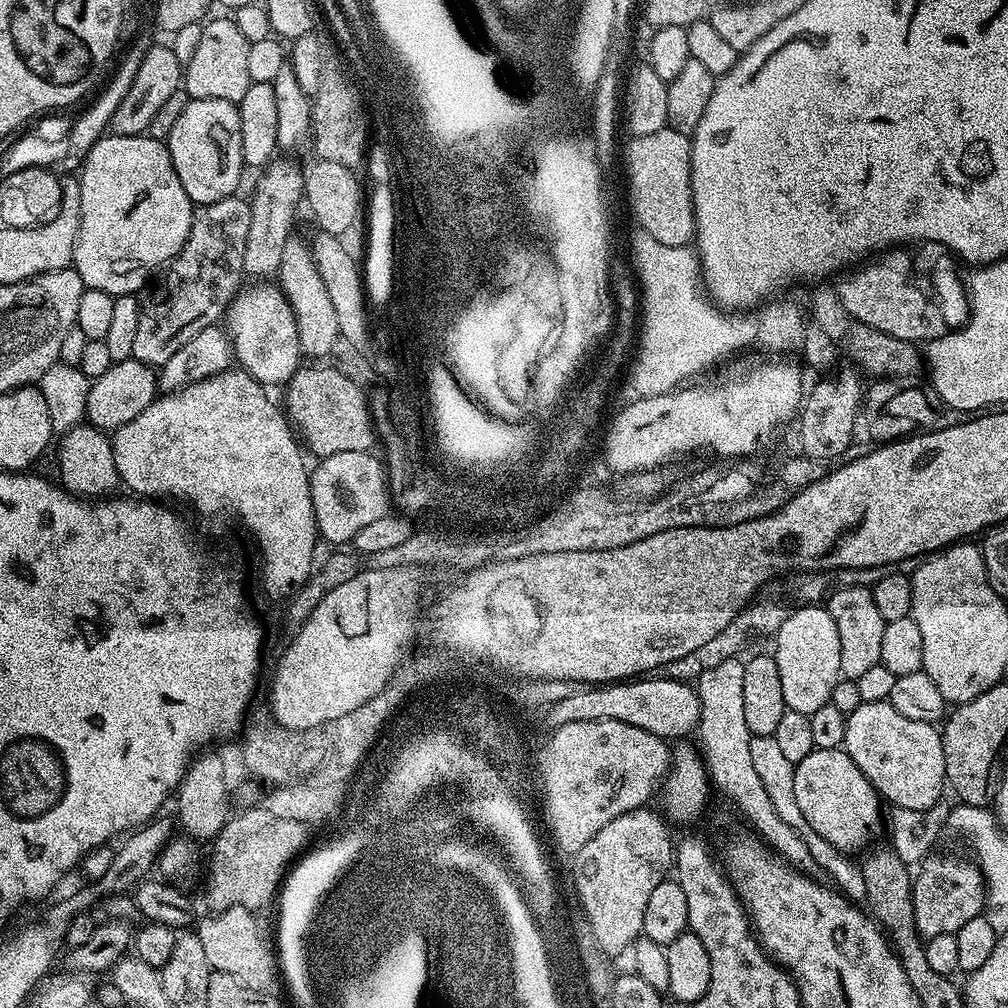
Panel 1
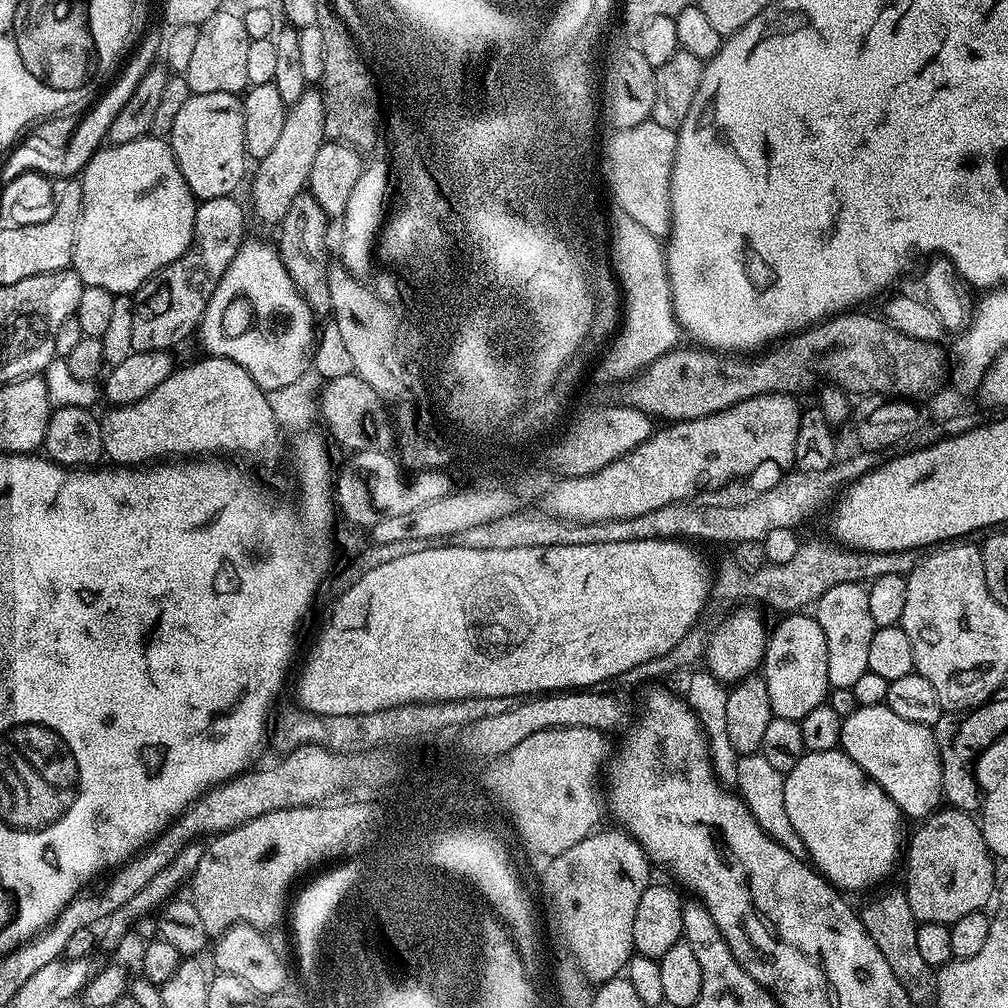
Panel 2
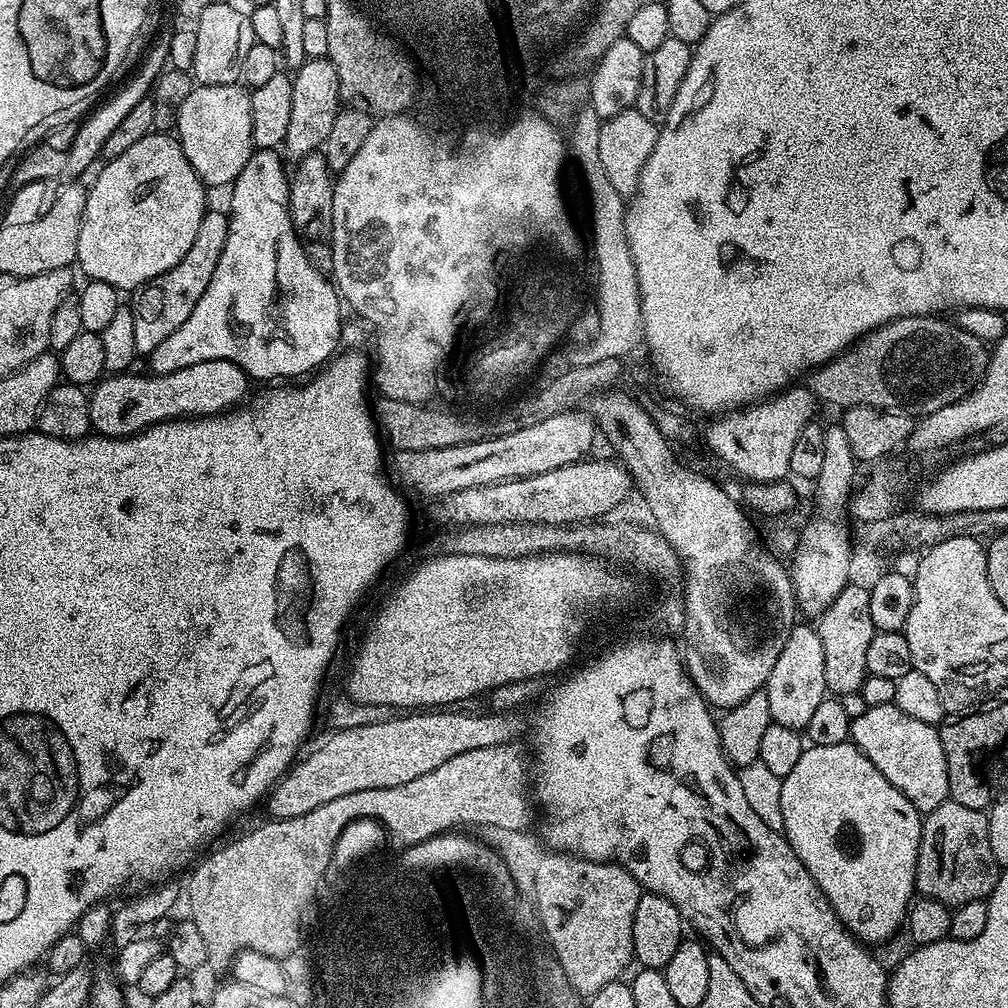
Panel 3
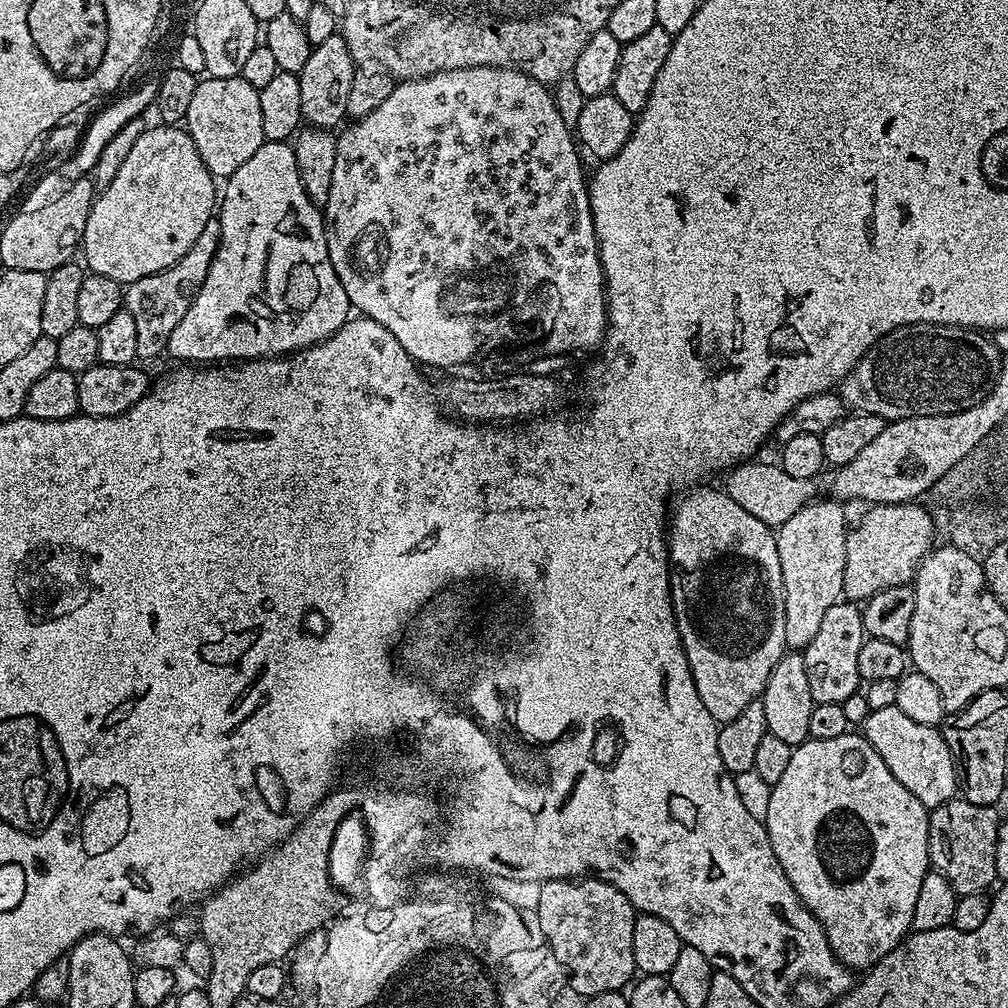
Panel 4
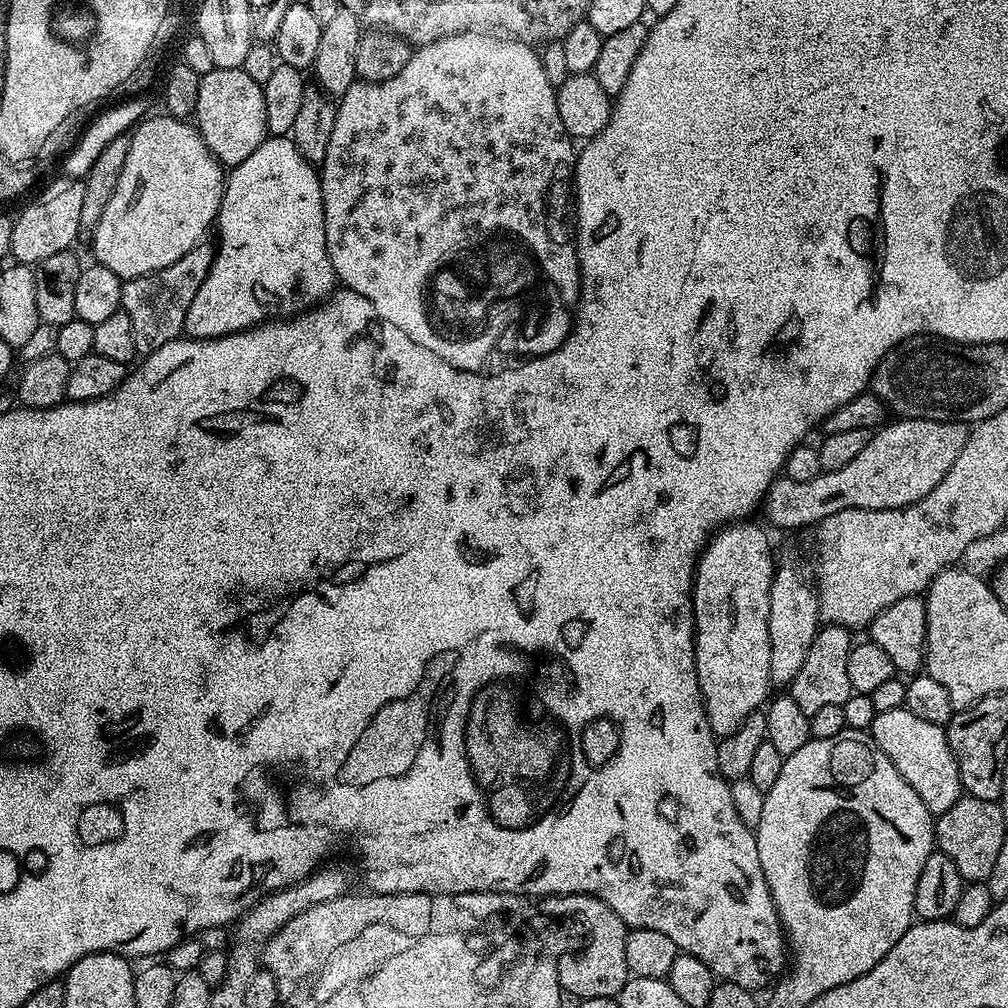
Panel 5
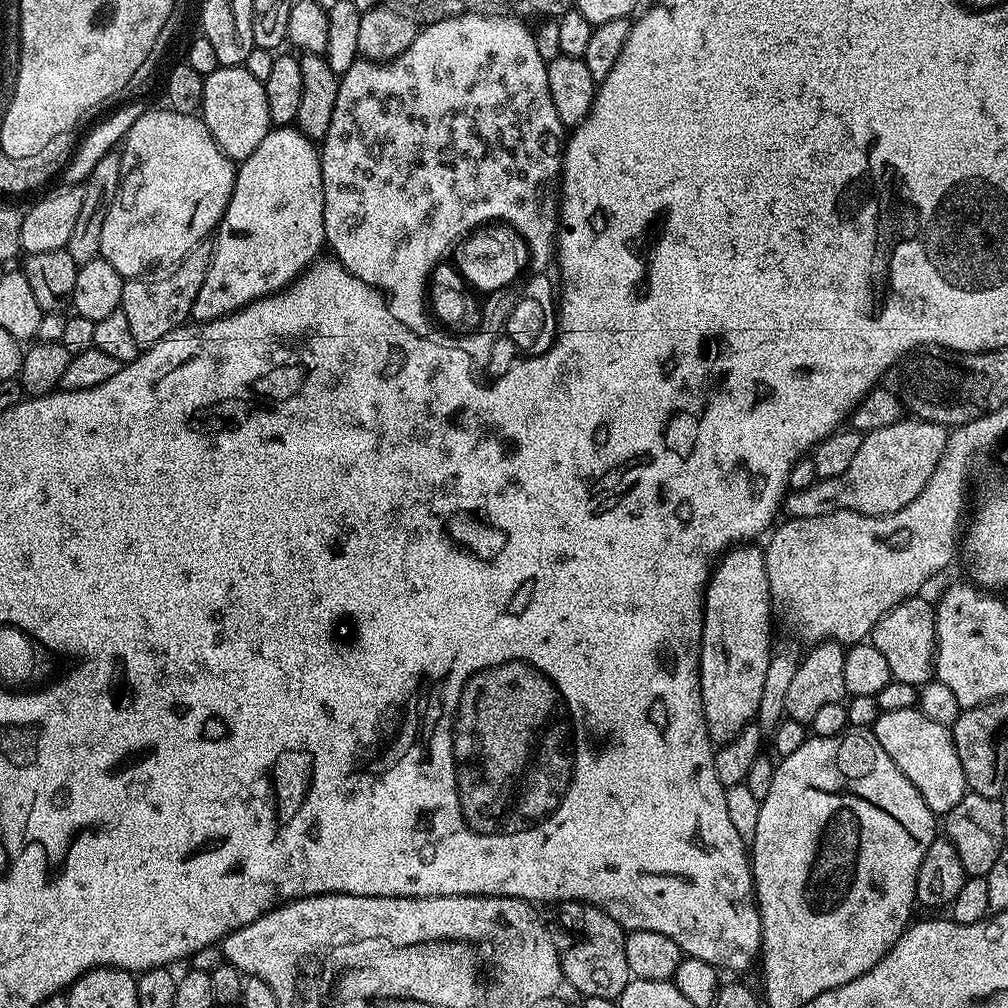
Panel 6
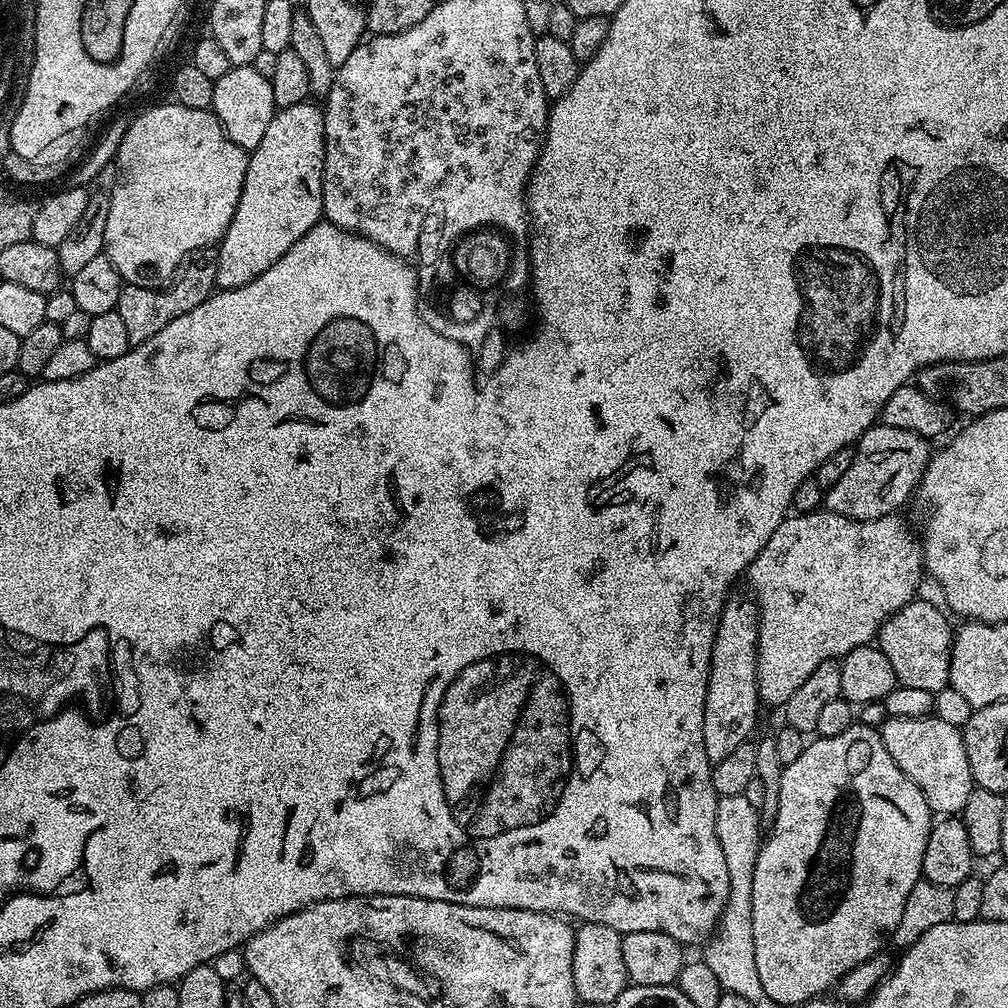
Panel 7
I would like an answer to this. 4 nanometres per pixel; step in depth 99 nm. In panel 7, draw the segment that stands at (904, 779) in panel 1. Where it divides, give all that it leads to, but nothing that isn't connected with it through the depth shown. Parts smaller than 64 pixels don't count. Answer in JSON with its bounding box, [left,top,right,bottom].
[878,714,974,818]

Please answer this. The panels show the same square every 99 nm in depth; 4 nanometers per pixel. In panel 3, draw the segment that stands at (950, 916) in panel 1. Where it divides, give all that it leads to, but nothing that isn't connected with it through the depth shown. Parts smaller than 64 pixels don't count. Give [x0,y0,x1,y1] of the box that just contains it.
[916,798,1001,909]

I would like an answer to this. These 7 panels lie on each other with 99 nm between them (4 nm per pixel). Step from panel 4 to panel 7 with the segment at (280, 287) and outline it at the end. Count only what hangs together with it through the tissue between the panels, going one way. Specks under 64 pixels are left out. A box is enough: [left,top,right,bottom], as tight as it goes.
[216,102,324,288]

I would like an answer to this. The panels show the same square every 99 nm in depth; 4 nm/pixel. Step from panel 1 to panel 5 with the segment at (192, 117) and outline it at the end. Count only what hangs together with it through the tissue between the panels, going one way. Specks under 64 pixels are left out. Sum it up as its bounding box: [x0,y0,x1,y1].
[194,68,267,166]

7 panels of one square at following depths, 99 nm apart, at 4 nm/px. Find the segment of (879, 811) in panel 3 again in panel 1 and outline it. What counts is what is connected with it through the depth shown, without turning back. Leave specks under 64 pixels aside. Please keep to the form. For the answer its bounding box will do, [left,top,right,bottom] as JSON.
[794,747,881,854]

